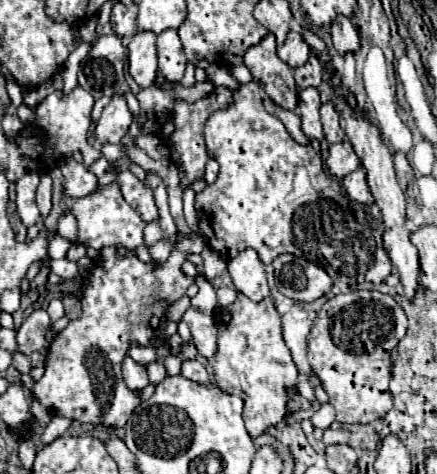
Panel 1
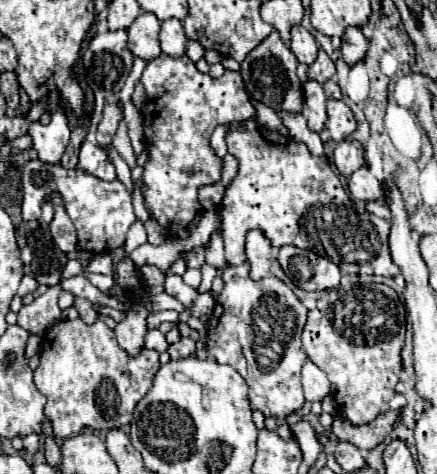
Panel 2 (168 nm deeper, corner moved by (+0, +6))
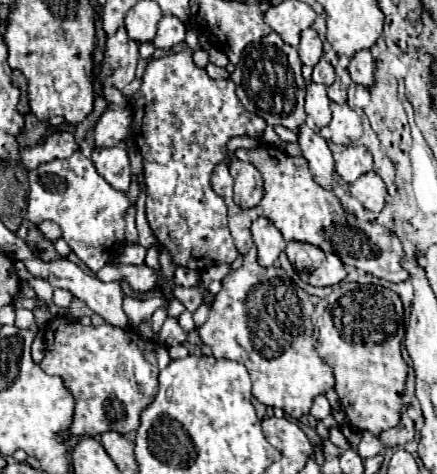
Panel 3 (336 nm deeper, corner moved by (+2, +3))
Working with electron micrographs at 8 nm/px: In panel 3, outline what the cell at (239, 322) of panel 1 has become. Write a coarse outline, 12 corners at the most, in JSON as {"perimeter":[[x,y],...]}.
{"perimeter":[[256,247],[198,329],[300,419],[334,387],[310,295]]}

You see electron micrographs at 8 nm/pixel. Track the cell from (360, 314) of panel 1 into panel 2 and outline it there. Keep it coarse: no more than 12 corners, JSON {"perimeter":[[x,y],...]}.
{"perimeter":[[350,284],[308,312],[302,344],[354,424],[390,408],[406,310]]}

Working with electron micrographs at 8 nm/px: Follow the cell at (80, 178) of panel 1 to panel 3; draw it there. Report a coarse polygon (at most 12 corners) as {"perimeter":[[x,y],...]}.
{"perimeter":[[122,145],[94,147],[90,159],[118,191],[128,191],[130,163]]}

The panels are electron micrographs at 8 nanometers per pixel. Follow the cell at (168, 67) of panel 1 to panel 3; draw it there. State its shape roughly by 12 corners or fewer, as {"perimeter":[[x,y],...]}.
{"perimeter":[[162,17],[154,47],[172,49],[184,41],[184,23]]}

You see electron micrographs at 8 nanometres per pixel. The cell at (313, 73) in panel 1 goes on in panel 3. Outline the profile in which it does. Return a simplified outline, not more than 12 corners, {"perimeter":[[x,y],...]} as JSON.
{"perimeter":[[322,57],[314,67],[312,81],[332,85],[334,67]]}

